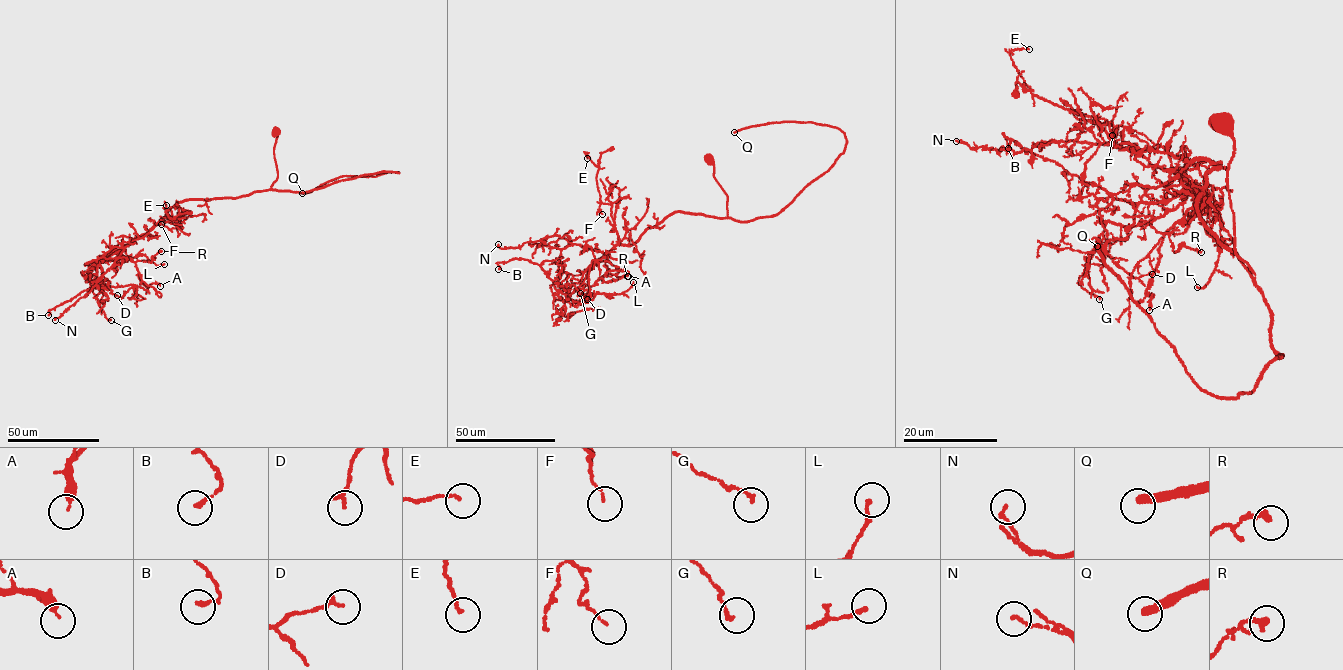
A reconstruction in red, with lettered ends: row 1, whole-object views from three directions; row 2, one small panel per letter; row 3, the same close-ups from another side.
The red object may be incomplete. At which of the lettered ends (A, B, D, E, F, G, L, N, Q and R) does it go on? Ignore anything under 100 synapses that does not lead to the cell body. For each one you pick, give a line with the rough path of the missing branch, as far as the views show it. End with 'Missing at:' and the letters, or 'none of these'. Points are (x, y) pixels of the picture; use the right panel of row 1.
Missing at: Q

